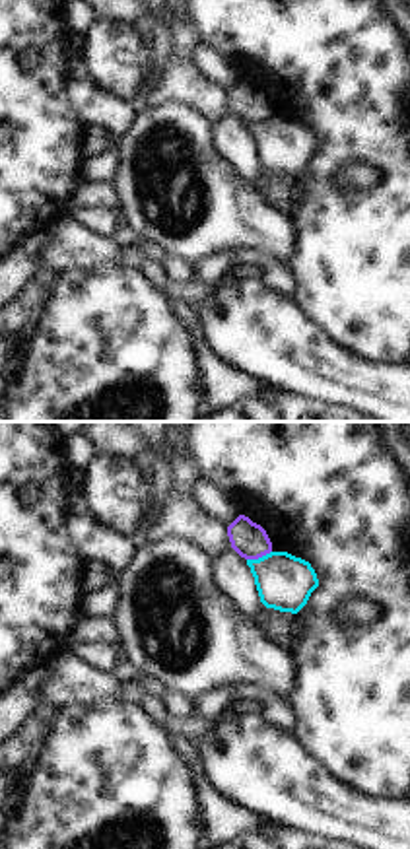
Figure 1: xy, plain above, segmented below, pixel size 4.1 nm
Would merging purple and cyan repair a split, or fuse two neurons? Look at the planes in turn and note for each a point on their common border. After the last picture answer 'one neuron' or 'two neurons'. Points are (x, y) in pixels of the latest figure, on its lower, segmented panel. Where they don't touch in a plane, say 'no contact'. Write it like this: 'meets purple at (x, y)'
meets purple at (259, 556)

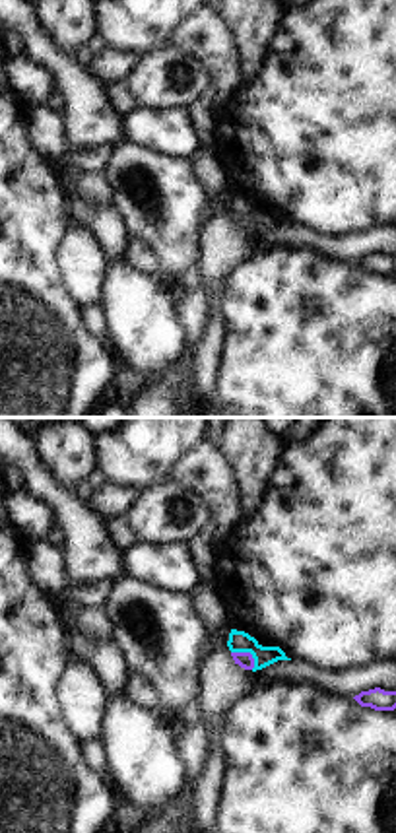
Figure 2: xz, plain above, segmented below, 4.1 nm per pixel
meets purple at (247, 653)

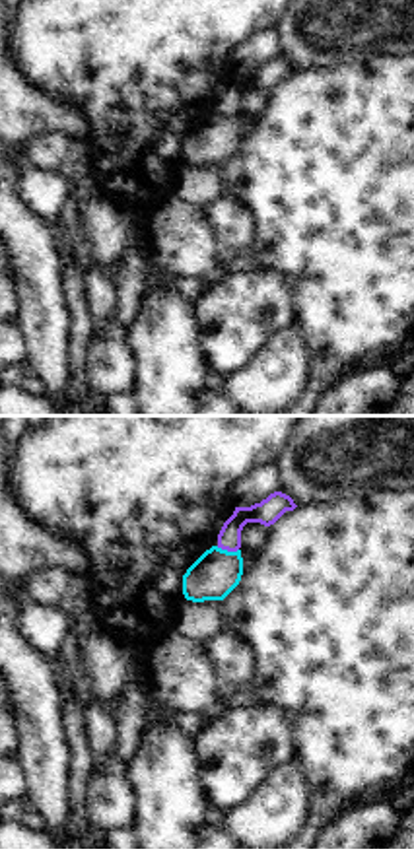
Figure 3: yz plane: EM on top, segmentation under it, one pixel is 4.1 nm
meets purple at (228, 550)

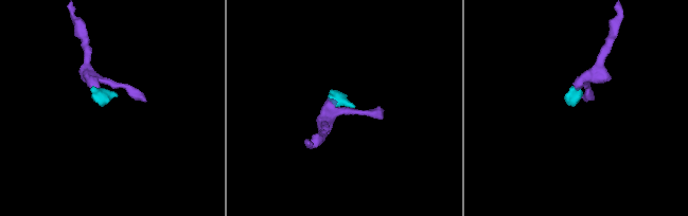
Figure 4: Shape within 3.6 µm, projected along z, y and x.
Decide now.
two neurons

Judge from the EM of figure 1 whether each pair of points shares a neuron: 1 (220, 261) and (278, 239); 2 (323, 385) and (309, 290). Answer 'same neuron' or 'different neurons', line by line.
1: different neurons
2: different neurons

